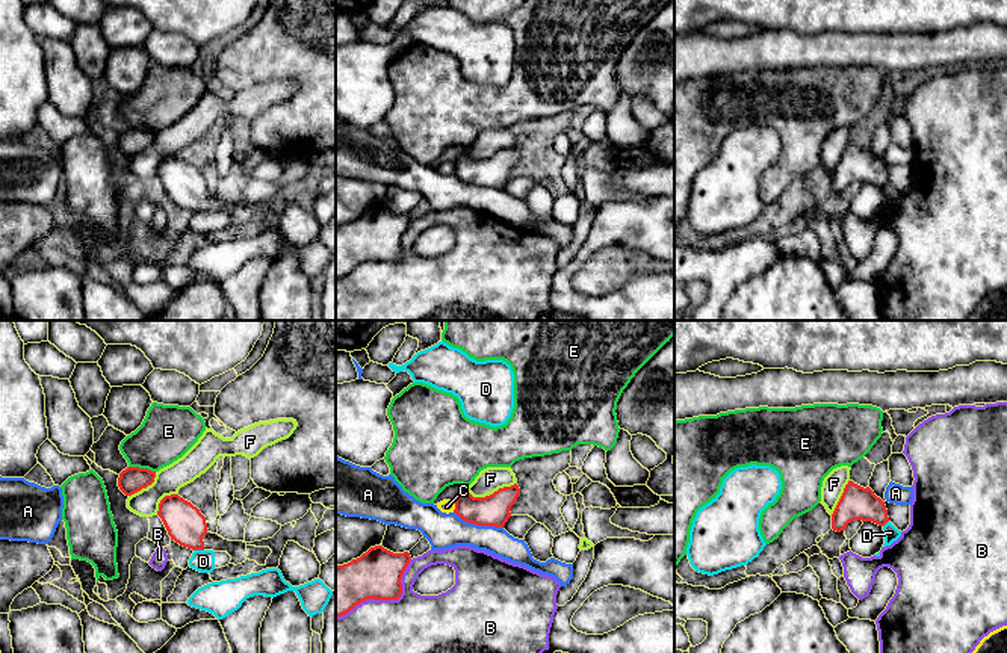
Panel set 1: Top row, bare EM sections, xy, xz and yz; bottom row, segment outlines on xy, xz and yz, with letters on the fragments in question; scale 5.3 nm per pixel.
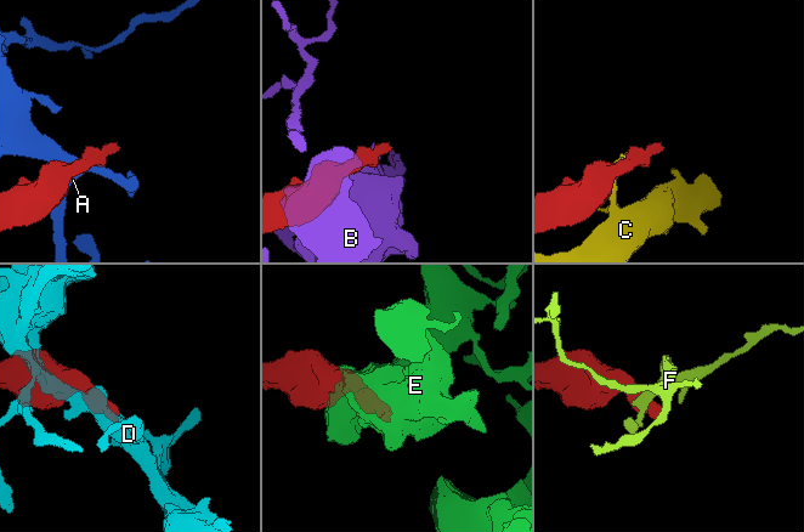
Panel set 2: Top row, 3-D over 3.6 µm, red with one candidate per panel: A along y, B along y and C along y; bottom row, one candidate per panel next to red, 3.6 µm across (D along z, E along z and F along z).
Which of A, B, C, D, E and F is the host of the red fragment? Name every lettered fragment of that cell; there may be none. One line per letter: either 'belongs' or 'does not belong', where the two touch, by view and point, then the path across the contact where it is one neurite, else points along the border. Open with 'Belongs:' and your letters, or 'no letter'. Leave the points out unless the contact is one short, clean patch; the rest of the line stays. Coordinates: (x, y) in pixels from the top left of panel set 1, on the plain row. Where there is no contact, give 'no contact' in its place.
Belongs: no letter
A: does not belong; contact xz (478, 186)
B: does not belong; contact xz (386, 260)
C: does not belong; contact xz (455, 168)
D: does not belong; contact xy (198, 210)
E: does not belong; contact xy (142, 130)
F: does not belong; contact xz (490, 156); border xz (516, 144), (499, 148), (484, 157), (472, 157), (466, 151)

